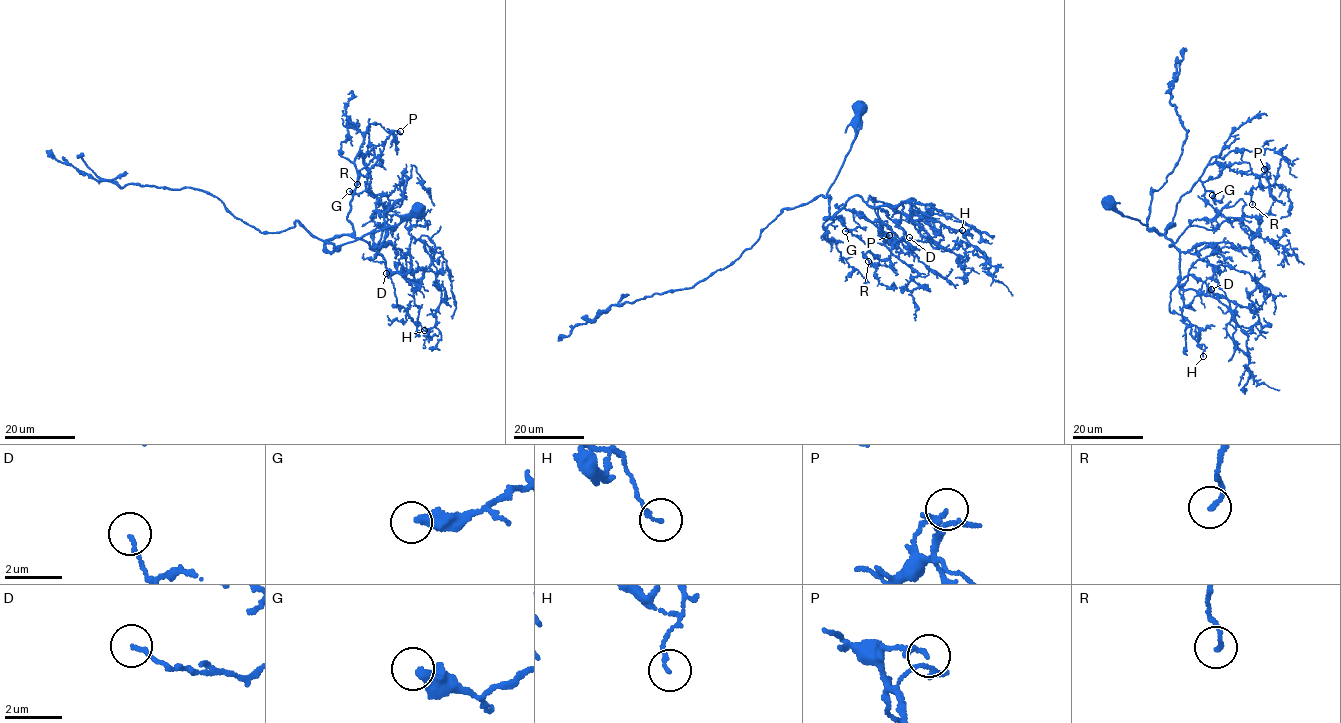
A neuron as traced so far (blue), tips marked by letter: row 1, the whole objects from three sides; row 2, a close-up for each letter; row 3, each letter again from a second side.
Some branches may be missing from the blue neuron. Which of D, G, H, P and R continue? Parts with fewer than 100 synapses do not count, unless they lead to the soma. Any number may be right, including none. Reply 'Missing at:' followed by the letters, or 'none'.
Missing at: none

